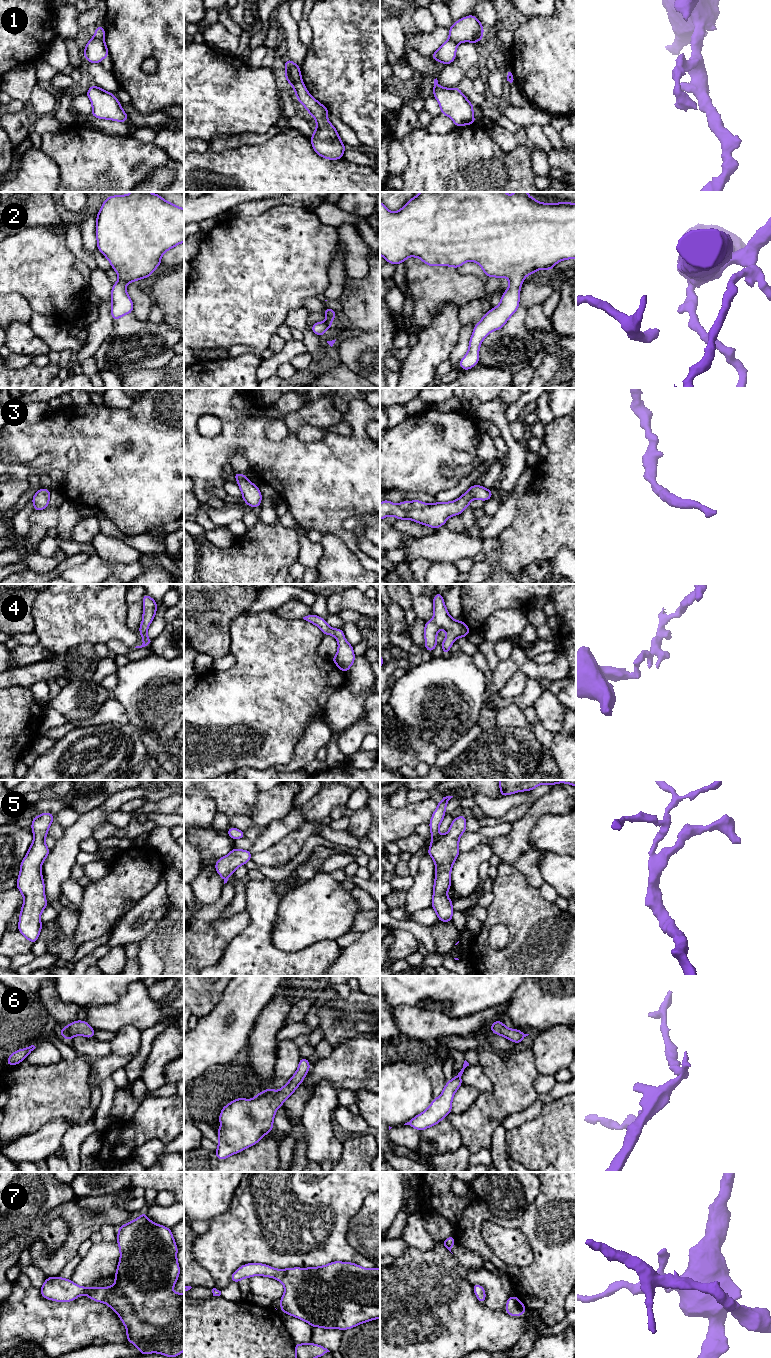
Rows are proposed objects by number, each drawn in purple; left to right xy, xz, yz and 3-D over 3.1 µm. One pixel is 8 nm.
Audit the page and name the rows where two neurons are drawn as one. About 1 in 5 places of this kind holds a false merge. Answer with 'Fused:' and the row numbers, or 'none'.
Fused: 1

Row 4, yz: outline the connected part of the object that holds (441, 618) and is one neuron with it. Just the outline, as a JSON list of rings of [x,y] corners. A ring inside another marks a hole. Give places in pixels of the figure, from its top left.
[[[442,593],[434,595],[433,606],[433,618],[431,621],[425,622],[425,649],[429,652],[433,652],[437,645],[436,637],[438,631],[445,629],[447,635],[441,645],[443,654],[447,655],[454,641],[459,637],[468,636],[470,629],[462,620],[456,621],[449,615]]]

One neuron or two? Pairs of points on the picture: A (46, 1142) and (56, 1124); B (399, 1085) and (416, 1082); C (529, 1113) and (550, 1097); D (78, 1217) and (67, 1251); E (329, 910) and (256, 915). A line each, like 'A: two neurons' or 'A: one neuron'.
A: one neuron
B: one neuron
C: one neuron
D: one neuron
E: two neurons

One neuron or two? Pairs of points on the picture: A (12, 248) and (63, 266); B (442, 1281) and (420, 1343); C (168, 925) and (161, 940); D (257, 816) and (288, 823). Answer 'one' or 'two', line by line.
A: one
B: one
C: one
D: two

